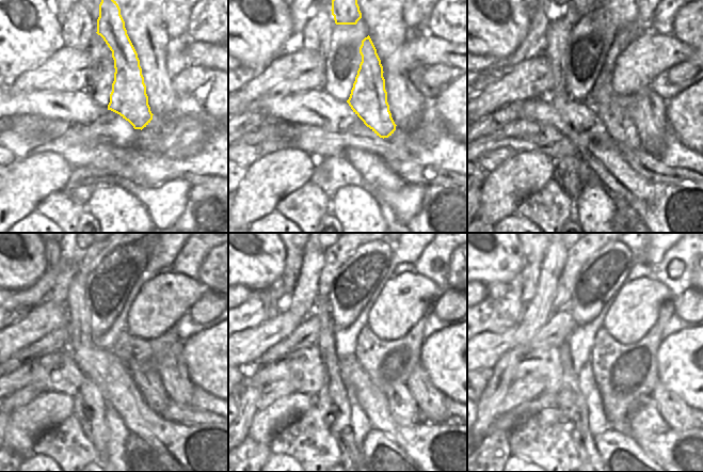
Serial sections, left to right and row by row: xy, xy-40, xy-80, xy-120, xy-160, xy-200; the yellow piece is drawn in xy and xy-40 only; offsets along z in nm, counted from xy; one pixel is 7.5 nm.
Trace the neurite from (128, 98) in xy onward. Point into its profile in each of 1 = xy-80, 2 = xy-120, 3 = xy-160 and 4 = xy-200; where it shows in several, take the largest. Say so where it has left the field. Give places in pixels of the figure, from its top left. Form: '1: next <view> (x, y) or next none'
1: next xy-80 (620, 126)
2: next xy-120 (148, 380)
3: next xy-160 (404, 410)
4: next xy-200 (645, 421)

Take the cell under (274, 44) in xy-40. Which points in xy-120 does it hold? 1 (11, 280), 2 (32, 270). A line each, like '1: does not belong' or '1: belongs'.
1: belongs
2: belongs

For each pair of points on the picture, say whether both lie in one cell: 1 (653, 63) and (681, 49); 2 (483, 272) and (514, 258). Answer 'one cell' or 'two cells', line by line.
1: one cell
2: one cell

